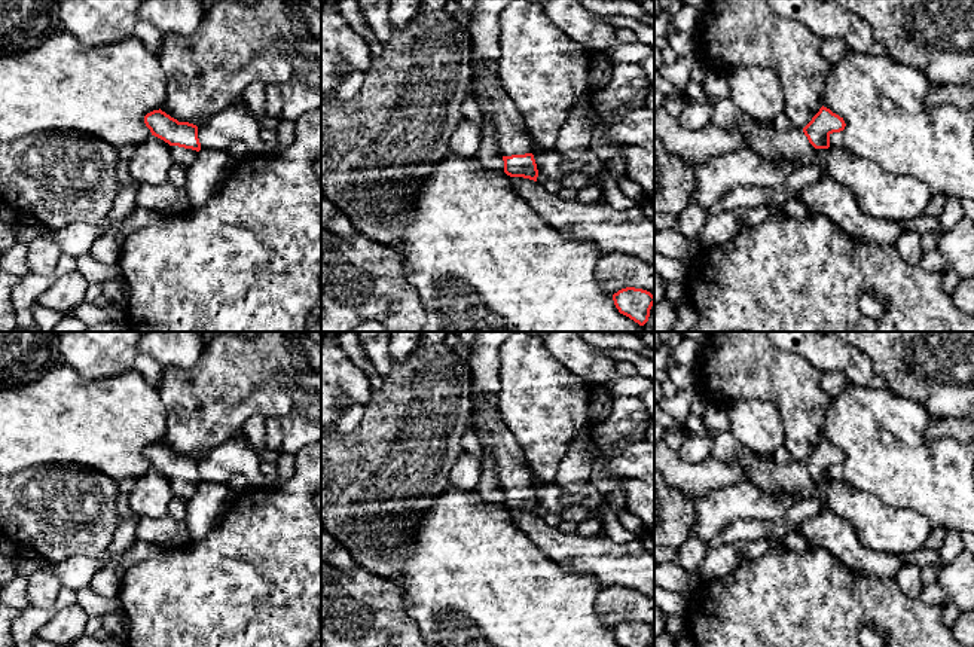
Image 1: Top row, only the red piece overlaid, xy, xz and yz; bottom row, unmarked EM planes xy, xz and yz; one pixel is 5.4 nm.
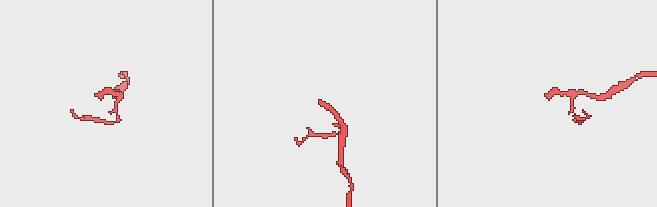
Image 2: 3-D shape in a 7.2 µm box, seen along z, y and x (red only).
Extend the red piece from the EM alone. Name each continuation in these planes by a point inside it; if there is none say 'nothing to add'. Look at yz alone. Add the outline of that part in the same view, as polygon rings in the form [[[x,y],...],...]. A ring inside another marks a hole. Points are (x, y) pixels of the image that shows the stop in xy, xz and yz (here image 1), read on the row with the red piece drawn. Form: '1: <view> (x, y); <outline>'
1: yz (768, 142); [[[690,77],[686,85],[684,103],[696,100],[706,100],[712,106],[712,125],[739,132],[748,147],[766,159],[787,159],[806,167],[816,153],[816,149],[809,143],[803,129],[793,126],[788,131],[778,131],[773,125],[766,126],[741,113],[729,98],[708,95],[703,85]]]

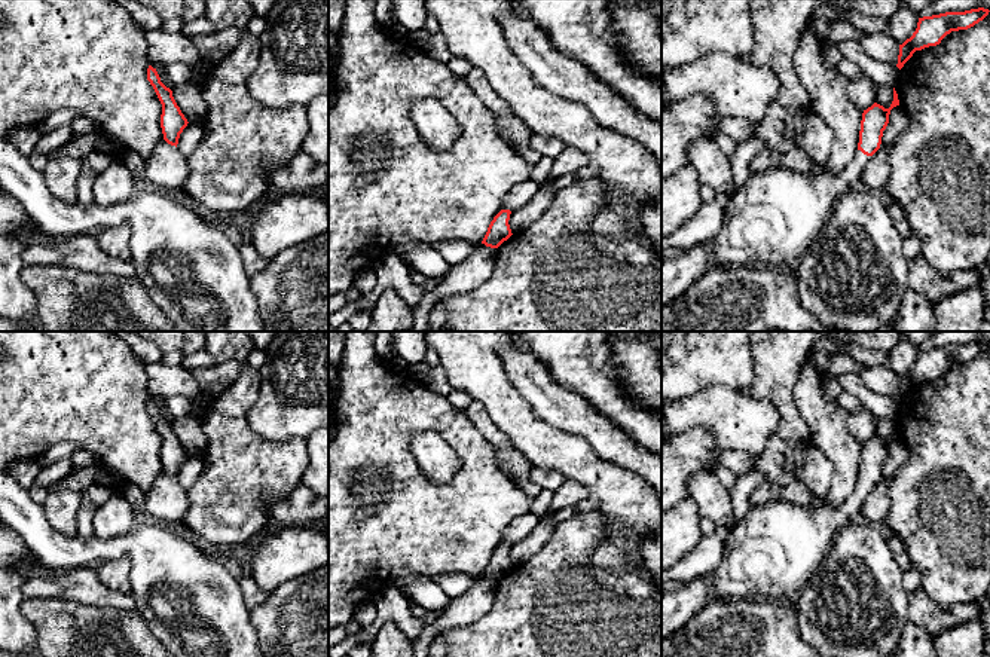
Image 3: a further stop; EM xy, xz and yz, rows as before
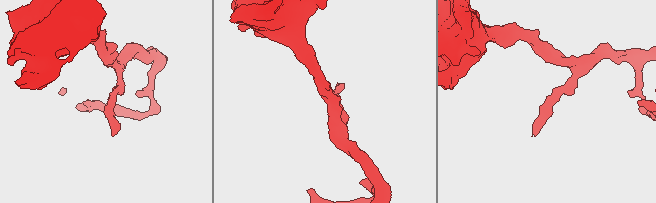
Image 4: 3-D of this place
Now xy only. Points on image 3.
nothing to add

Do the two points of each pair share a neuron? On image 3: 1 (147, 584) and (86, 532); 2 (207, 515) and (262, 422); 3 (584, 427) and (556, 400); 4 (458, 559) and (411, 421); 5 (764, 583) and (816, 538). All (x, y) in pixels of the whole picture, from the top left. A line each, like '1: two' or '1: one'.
1: two
2: two
3: one
4: one
5: one

